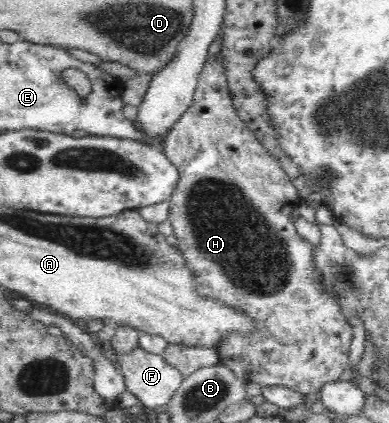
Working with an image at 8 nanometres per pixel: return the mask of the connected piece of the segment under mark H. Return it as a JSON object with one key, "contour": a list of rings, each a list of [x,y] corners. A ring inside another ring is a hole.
{"contour":[[[222,51],[218,52],[215,58],[207,62],[199,74],[198,84],[195,94],[191,100],[191,106],[179,116],[175,124],[167,130],[164,137],[163,151],[166,157],[173,163],[173,166],[179,170],[180,179],[175,187],[171,198],[169,198],[169,222],[173,226],[173,234],[179,239],[178,252],[181,258],[187,260],[187,267],[191,268],[193,290],[200,298],[205,301],[219,301],[221,306],[227,306],[236,313],[244,314],[249,319],[249,330],[227,331],[219,336],[216,340],[215,350],[219,353],[220,362],[229,367],[237,378],[247,381],[256,381],[260,387],[283,386],[291,388],[303,395],[319,393],[321,388],[329,382],[340,380],[347,373],[347,364],[349,364],[349,346],[353,338],[353,328],[347,316],[343,315],[343,306],[339,302],[339,296],[327,288],[323,283],[323,272],[319,271],[318,264],[315,263],[315,247],[303,235],[298,233],[295,223],[289,219],[290,212],[300,204],[300,196],[293,184],[293,179],[285,172],[285,169],[279,165],[277,157],[273,157],[263,146],[263,143],[257,138],[257,135],[247,128],[243,119],[234,109],[234,100],[230,95],[228,88],[228,78],[226,75],[225,55]]]}

